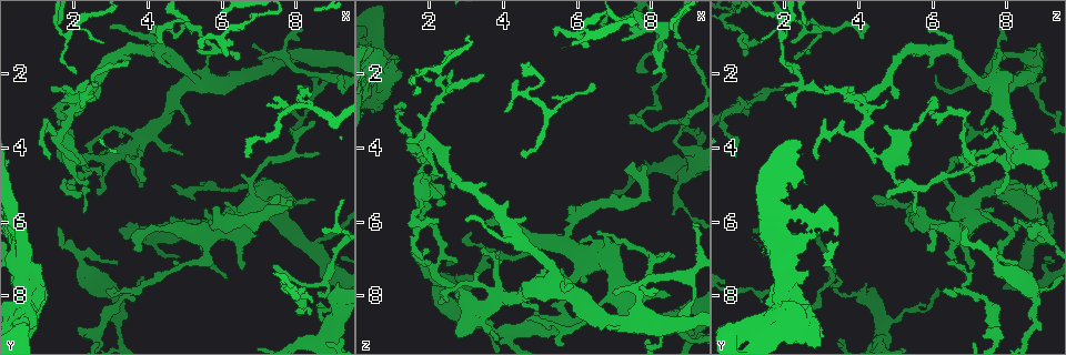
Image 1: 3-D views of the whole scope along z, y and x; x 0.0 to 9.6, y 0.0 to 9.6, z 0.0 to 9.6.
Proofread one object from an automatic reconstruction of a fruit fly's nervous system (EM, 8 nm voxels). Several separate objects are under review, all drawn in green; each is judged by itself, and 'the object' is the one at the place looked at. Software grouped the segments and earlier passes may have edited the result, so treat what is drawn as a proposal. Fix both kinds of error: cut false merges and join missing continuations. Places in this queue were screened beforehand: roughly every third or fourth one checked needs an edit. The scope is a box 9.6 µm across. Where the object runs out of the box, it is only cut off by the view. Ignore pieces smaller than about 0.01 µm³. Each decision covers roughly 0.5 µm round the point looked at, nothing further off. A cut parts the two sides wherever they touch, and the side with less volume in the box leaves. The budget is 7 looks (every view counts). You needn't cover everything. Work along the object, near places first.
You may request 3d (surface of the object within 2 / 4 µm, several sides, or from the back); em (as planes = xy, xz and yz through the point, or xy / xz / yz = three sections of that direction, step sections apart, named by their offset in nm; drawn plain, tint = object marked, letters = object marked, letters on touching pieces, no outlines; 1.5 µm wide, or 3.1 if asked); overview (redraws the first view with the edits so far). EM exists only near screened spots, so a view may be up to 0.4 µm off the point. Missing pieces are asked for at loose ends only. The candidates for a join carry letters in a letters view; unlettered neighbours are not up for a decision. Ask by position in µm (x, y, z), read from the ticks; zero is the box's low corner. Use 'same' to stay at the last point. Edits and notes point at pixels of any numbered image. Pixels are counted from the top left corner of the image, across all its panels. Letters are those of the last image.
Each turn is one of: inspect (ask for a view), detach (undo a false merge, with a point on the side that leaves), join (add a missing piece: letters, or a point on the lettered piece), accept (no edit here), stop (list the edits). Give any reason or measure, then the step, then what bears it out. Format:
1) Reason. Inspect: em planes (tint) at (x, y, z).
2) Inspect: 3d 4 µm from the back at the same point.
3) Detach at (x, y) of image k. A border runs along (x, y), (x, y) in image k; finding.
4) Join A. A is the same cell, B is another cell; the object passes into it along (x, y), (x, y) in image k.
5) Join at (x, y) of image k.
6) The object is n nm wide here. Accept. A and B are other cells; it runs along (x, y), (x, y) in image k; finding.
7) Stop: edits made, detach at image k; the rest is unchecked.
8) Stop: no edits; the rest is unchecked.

Arms part here. Inspect: 3d 4 µm at (1.90, 0.90, 1.90).

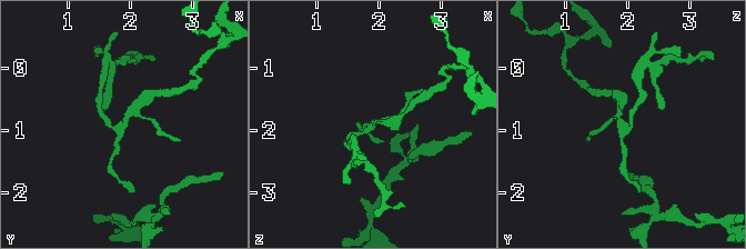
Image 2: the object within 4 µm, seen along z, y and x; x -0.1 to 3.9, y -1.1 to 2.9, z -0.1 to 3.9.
Need the tissue. Inspect: em planes (letters) at (1.90, 0.85, 1.90).

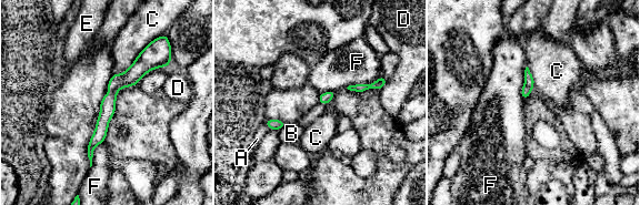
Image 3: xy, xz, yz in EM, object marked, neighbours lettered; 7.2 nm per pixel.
Accept. A, B, C, D, E and F are other cells; continuous, no second neuron.

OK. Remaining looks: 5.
A fork. Inspect: em planes (letters) at (7.65, 1.50, 7.80).

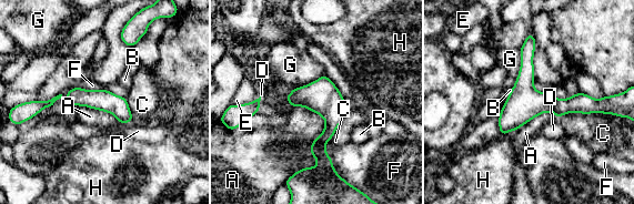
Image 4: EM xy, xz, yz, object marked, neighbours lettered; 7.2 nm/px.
The longest contact is with C, 360 nm. Accept. A, B, C, D, E, F, G and H are other cells; a border runs along (292, 106), (324, 120), (313, 141) in image 4; continuous, no second neuron.

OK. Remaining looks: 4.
Inspect: 3d 2 µm from the back at (8.05, 2.40, 2.10).

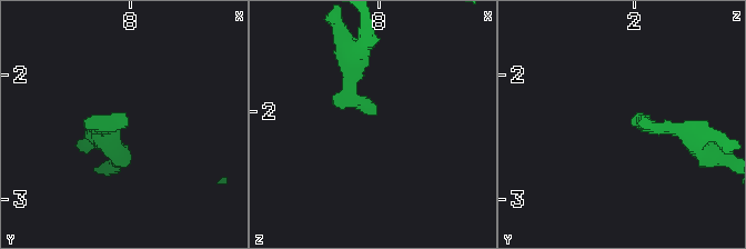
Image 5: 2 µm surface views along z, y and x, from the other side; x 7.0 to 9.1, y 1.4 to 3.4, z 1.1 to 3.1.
Need the tissue. Inspect: em xy step 8 (tint) at (8.06, 2.38, 2.04).

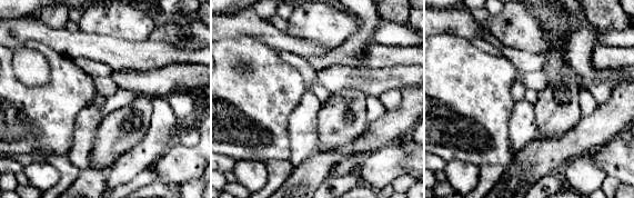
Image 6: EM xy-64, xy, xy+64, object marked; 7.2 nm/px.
Cut it another way. Inspect: em planes (letters) at the same point.

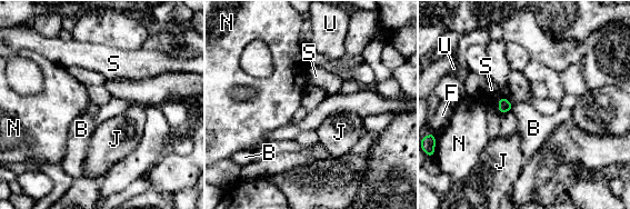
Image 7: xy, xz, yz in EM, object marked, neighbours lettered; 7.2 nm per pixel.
The object is 90 nm wide here; the longest contact is with N, 120 nm. Accept. B, F, J, N, S and U are other cells; none of them fits.

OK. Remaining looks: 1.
Stop: no edits; the rest is unchecked.

